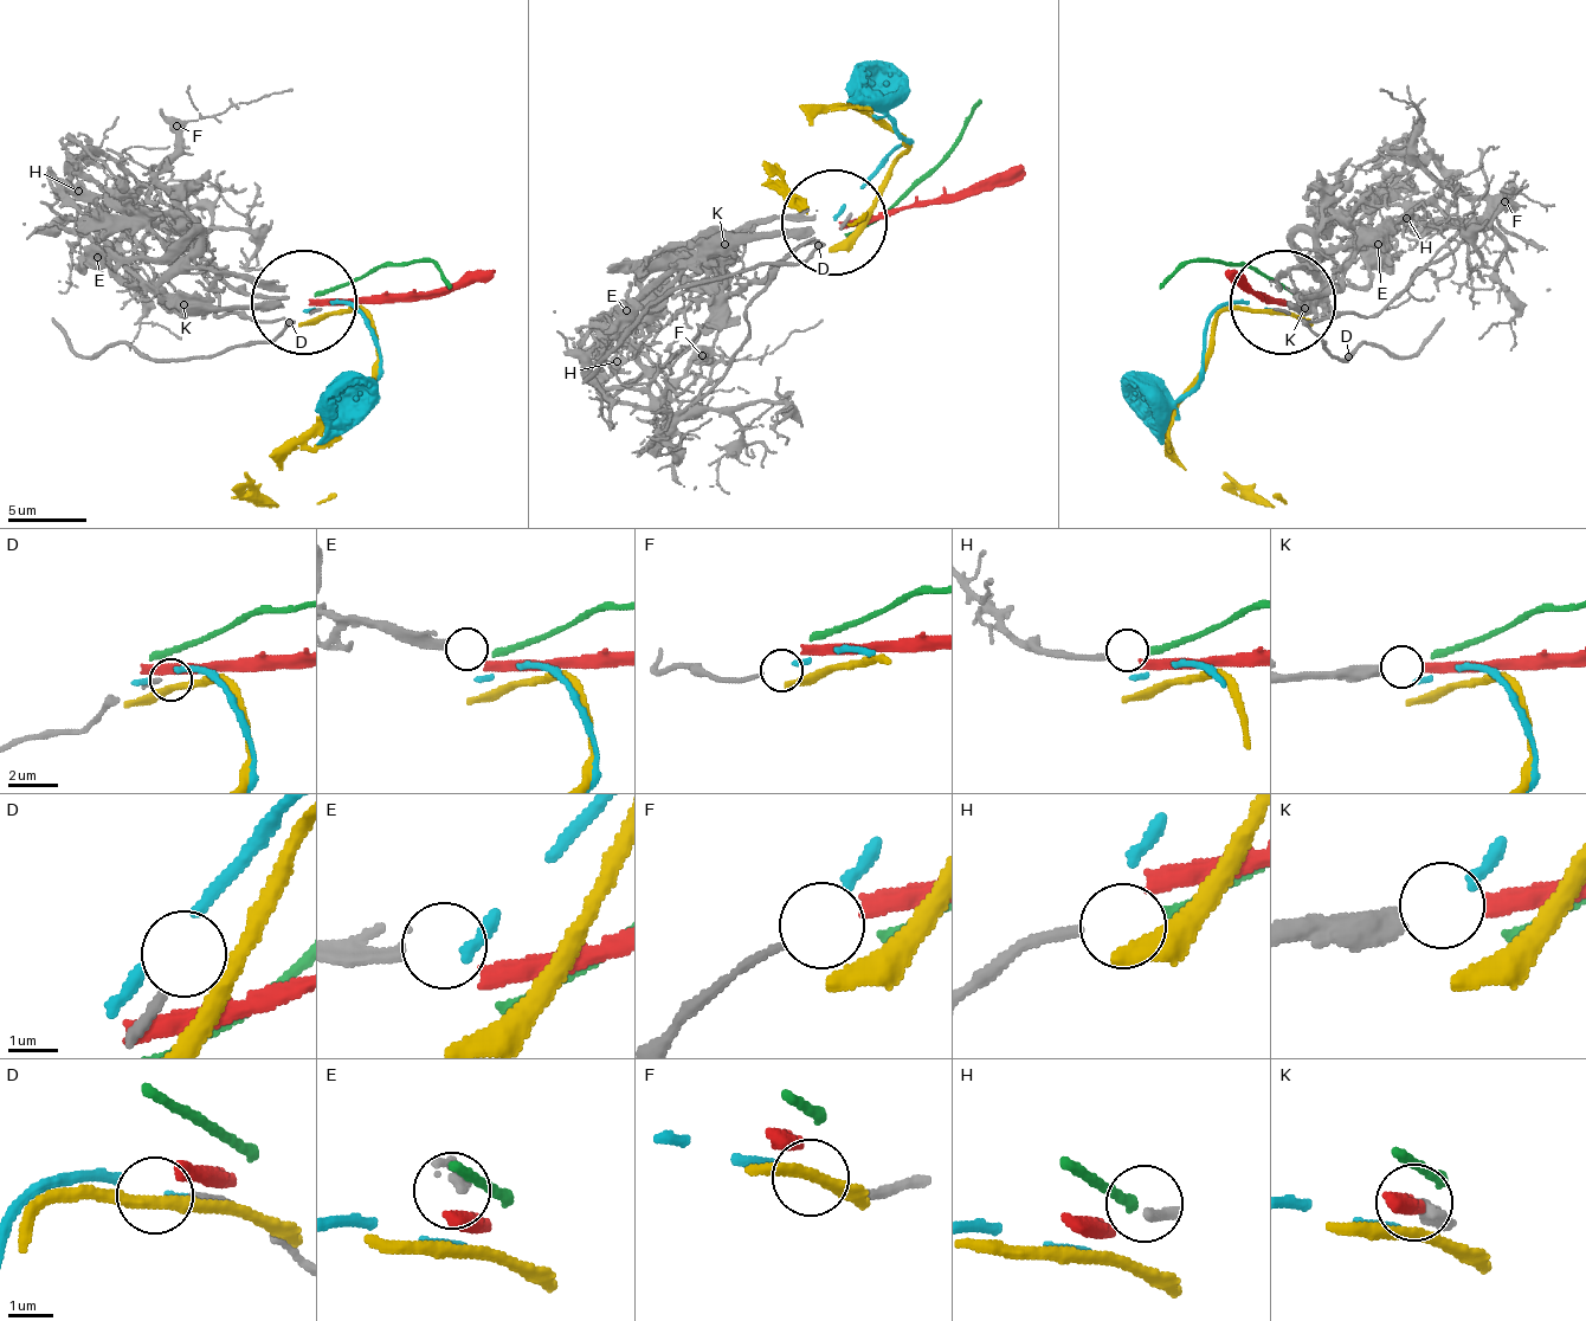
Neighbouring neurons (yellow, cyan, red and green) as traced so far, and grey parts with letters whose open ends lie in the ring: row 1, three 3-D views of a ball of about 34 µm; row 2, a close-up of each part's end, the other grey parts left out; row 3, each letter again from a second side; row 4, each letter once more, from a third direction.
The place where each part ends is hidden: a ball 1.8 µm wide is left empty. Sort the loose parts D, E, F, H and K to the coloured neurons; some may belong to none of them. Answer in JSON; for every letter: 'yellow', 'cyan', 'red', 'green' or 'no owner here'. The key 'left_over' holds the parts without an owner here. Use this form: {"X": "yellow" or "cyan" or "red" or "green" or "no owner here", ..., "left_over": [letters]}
{"D": "no owner here", "E": "no owner here", "F": "no owner here", "H": "green", "K": "red", "left_over": ["D", "E", "F"]}

